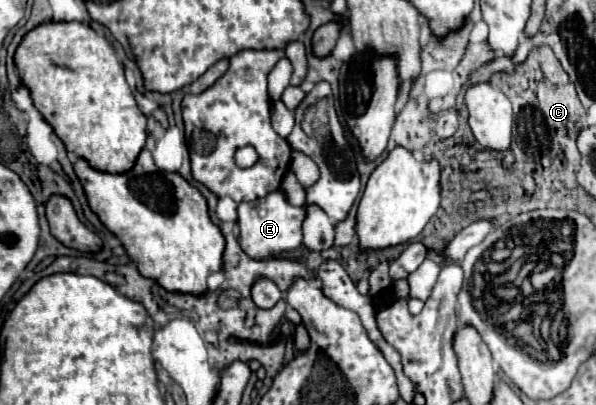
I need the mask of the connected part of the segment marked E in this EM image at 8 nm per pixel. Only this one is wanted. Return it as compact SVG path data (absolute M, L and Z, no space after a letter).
M277 190L271 192L269 196L253 202L241 202L237 206L237 224L239 224L239 244L241 248L257 258L275 258L275 256L285 256L289 250L295 250L303 242L303 232L301 224L305 220L305 208L295 208L291 206L285 196Z

